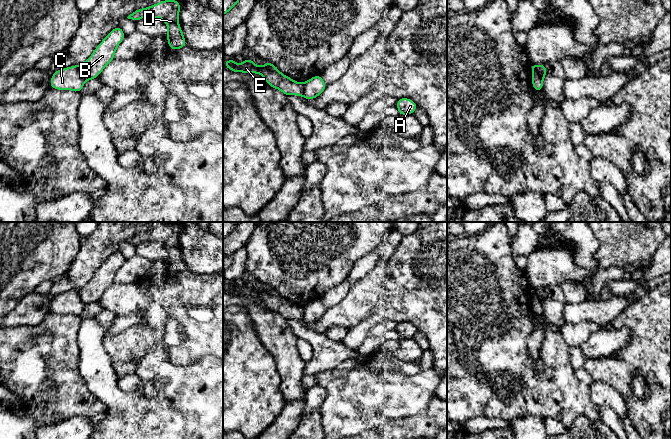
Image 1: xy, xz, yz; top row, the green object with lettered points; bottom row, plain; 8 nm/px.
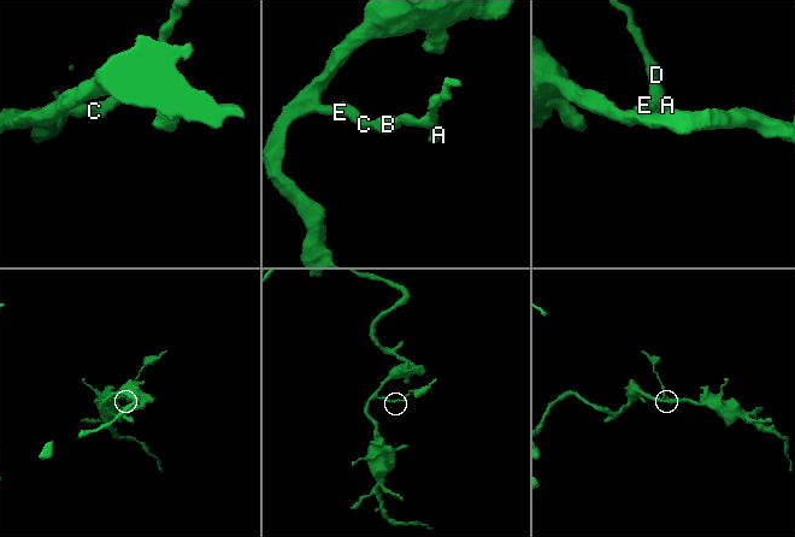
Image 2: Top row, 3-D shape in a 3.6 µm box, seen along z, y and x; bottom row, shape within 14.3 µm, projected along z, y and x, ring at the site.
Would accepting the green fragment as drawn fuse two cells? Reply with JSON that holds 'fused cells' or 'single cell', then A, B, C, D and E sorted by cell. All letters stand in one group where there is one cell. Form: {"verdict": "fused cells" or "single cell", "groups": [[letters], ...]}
{"verdict": "fused cells", "groups": [["A", "B", "D"], ["C", "E"]]}

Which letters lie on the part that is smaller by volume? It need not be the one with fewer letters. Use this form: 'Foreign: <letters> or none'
Foreign: A, B, D

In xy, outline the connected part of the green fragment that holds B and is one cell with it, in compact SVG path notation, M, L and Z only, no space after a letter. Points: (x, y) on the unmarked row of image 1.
M120 250L114 252L95 272L92 279L81 289L79 295L84 304L93 304L114 284L116 272L125 262Z

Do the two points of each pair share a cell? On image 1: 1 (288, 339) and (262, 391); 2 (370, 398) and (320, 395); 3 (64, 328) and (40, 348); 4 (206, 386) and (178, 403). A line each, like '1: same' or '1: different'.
1: different
2: different
3: same
4: same

